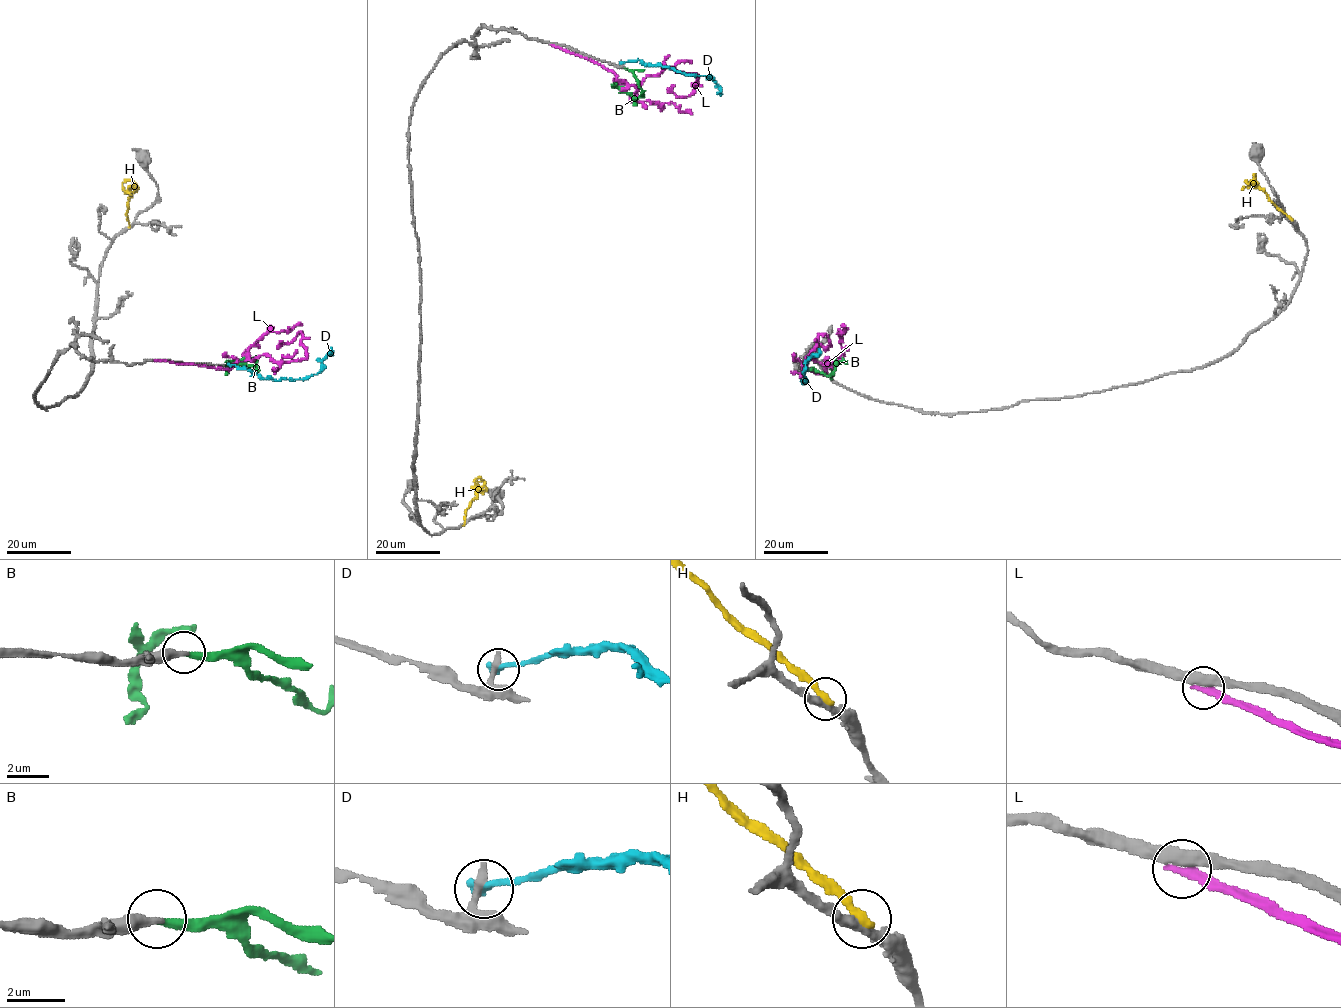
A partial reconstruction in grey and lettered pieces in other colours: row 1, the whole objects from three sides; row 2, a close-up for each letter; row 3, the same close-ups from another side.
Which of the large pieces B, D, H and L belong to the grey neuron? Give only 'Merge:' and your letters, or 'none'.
Merge: B

